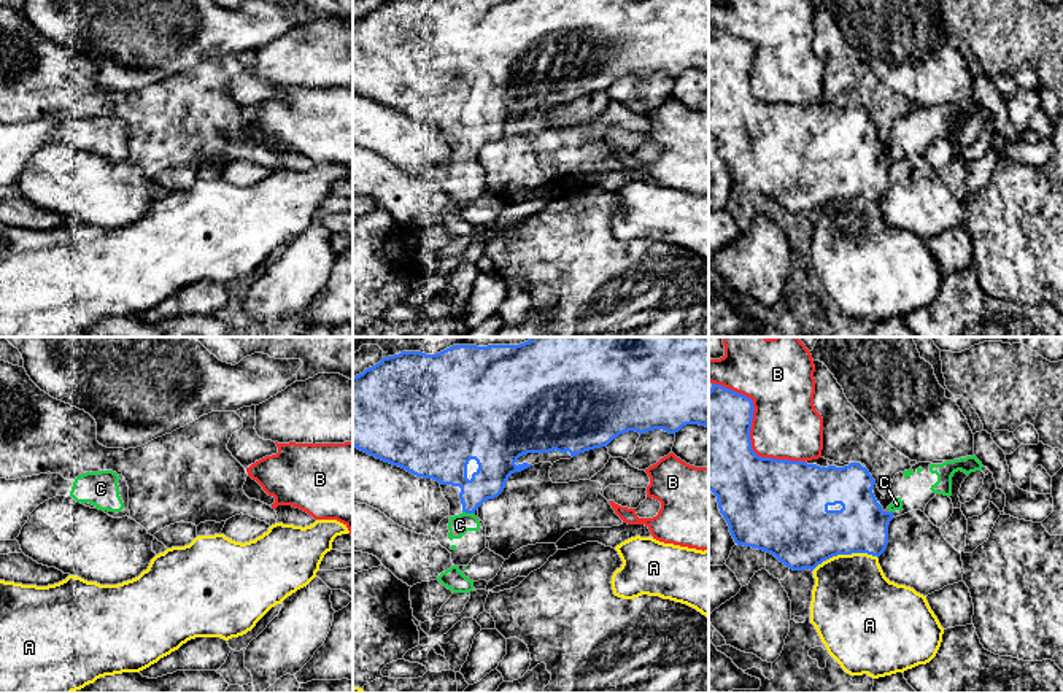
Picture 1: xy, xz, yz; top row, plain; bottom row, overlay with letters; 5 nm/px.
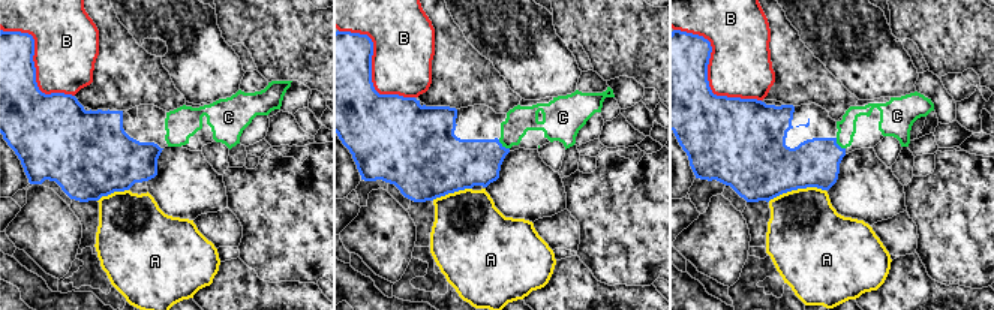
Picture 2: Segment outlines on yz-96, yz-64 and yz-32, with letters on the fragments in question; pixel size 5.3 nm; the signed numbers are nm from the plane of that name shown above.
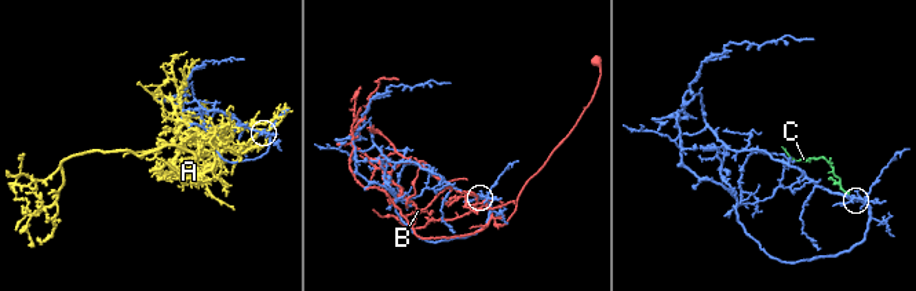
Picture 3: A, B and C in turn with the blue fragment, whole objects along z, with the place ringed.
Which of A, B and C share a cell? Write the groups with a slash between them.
A / B / C

